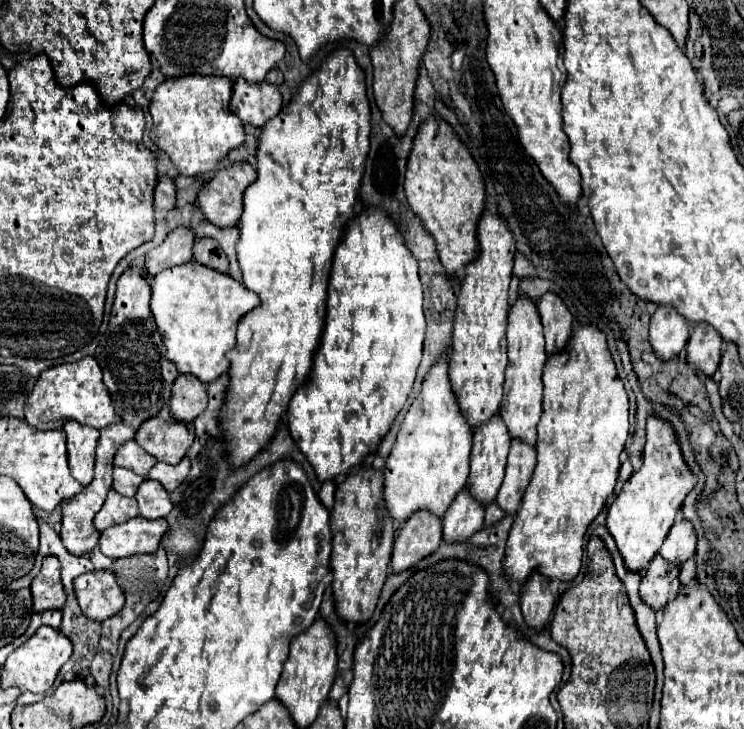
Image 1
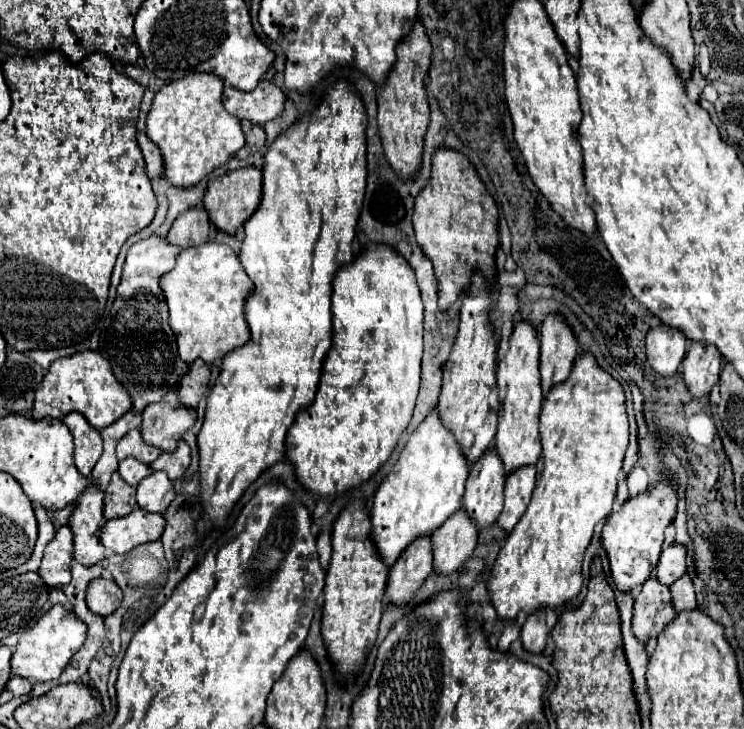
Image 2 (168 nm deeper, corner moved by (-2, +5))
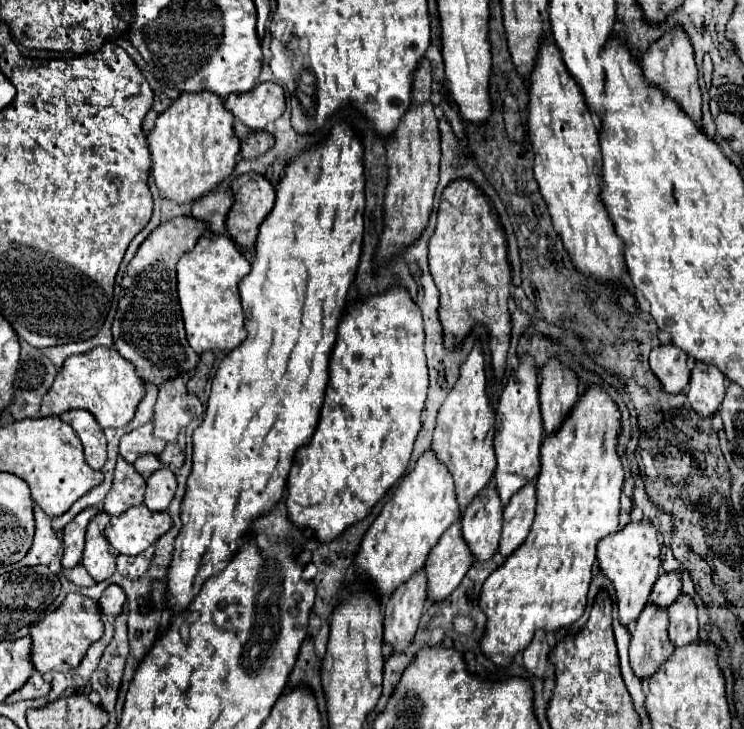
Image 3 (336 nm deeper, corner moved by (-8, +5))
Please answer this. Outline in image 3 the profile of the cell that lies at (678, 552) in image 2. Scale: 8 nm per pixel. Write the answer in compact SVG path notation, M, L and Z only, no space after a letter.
M677 573L675 575L661 575L657 579L657 583L653 585L649 603L659 607L659 609L667 609L677 599L677 595L681 595L679 575Z

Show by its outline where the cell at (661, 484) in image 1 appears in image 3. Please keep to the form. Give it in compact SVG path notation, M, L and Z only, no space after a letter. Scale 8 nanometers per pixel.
M643 521L629 523L619 533L601 539L601 545L597 547L597 563L601 573L611 581L615 589L615 603L621 625L631 627L645 609L649 591L653 589L653 583L659 577L659 567L661 567L659 555L661 555L661 543L657 539L657 529Z

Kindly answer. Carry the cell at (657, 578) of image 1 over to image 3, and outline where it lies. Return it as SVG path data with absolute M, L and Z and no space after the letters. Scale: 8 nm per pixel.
M647 605L639 615L633 631L631 631L631 647L629 647L629 663L633 673L643 681L651 677L661 663L665 663L673 653L673 643L667 635L667 611Z

